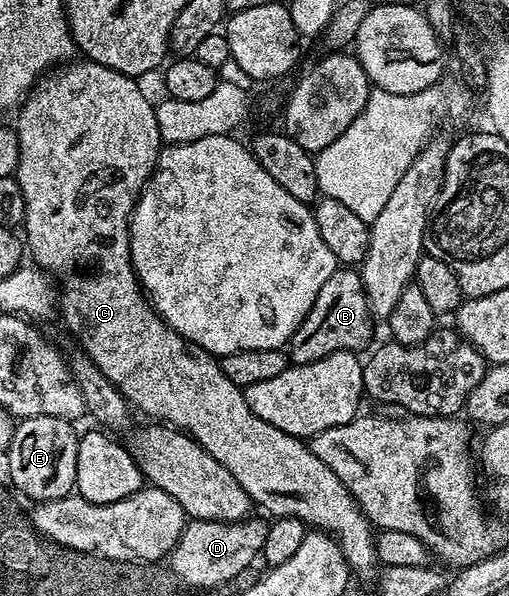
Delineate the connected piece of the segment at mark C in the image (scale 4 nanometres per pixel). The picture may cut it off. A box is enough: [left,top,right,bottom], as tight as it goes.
[16,58,379,572]

